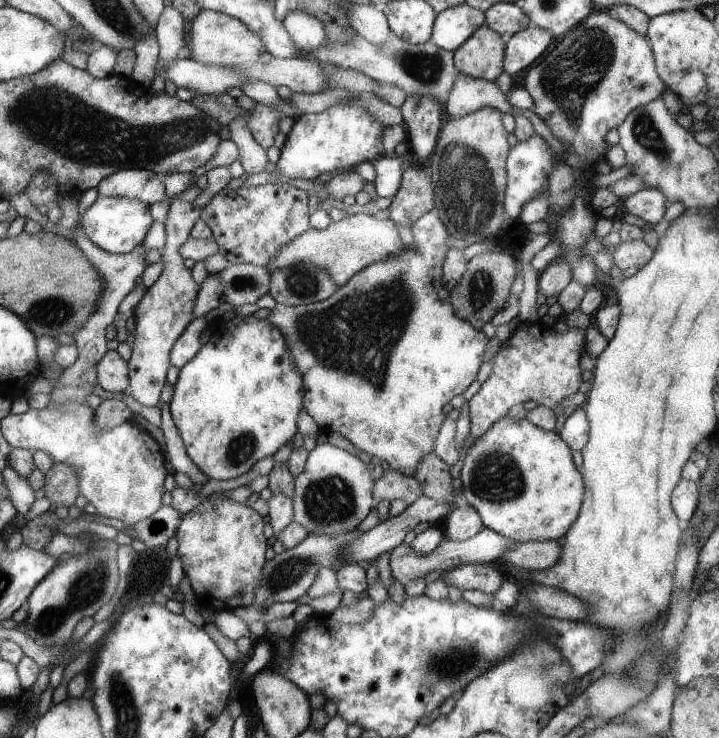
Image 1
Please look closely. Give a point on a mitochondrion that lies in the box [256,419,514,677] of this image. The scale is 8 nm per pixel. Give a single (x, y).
(331, 499)

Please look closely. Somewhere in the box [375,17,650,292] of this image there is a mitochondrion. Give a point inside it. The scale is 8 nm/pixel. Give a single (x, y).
(568, 79)

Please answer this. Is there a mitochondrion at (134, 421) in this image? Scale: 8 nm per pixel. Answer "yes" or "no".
no

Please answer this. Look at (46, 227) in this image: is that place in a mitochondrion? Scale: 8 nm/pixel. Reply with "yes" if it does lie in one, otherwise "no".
no

